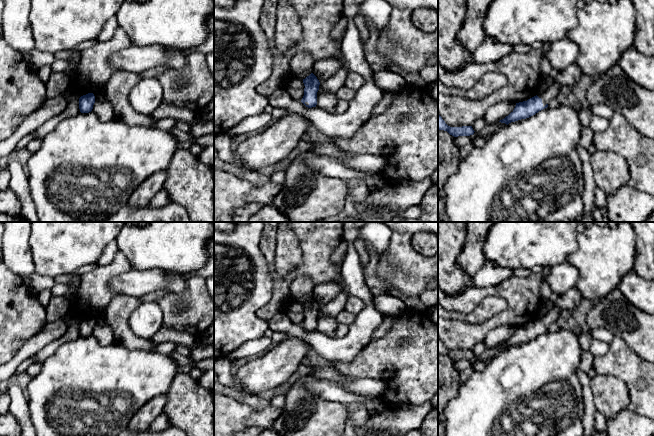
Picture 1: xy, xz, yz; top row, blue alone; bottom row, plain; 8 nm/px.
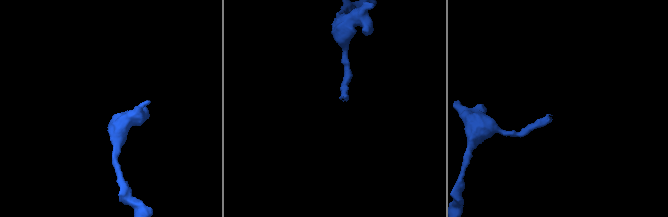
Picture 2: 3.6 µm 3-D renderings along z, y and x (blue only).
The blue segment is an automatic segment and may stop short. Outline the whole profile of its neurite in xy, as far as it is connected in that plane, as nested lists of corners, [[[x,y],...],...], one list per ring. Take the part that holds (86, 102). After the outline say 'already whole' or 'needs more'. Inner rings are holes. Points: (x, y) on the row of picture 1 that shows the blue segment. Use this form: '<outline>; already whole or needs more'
[[[88,93],[79,98],[79,109],[81,113],[89,113],[93,109],[95,96],[93,93]]]; already whole

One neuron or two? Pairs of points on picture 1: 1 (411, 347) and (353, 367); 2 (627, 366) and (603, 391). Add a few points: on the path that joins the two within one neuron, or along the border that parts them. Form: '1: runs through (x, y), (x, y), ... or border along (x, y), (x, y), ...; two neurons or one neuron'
1: runs through (397, 351), (380, 355), (367, 364); one neuron
2: border along (597, 373), (617, 376), (625, 384), (630, 397); two neurons

